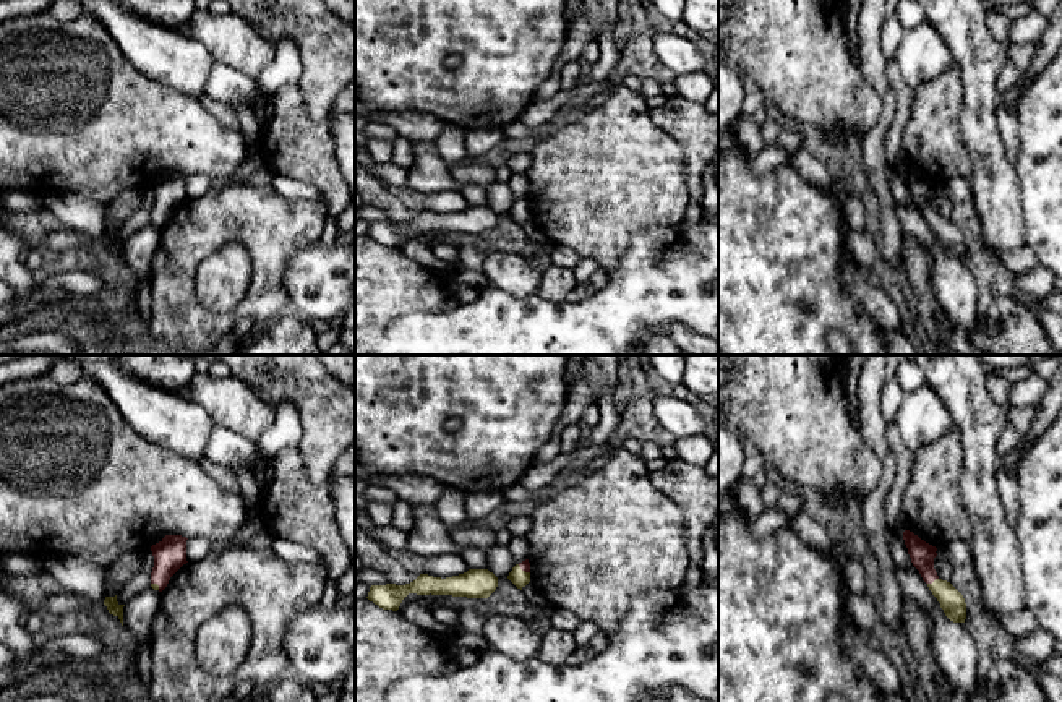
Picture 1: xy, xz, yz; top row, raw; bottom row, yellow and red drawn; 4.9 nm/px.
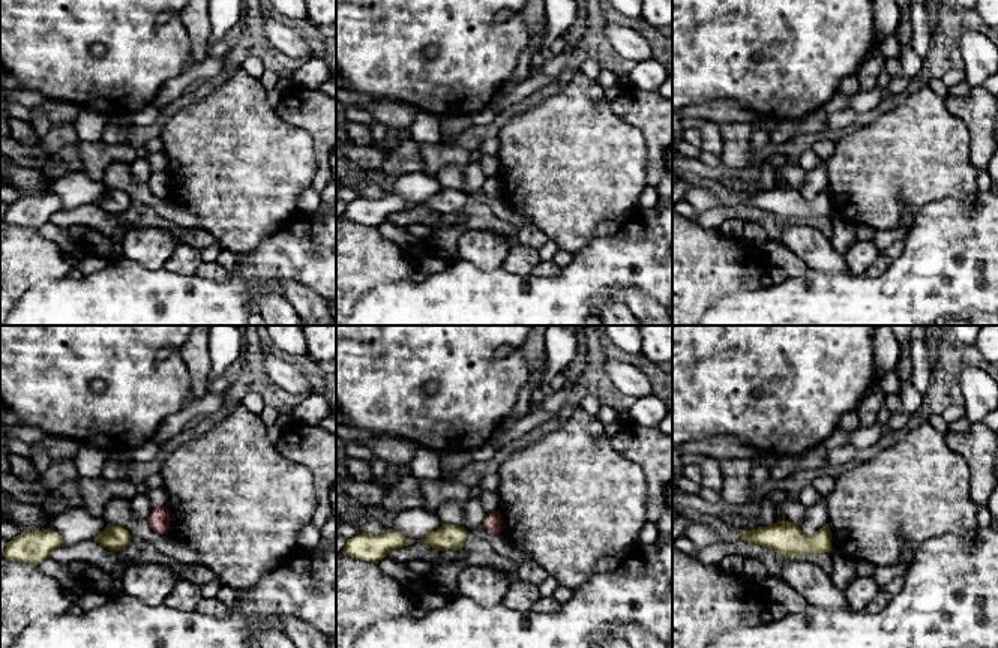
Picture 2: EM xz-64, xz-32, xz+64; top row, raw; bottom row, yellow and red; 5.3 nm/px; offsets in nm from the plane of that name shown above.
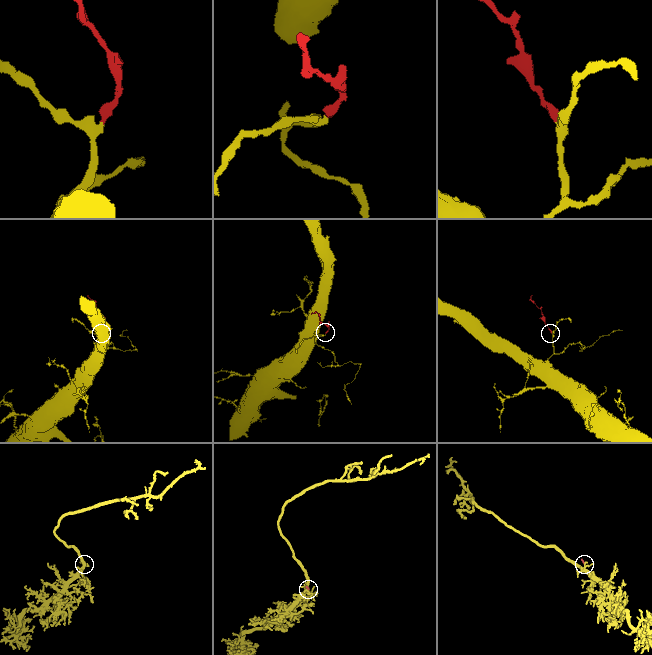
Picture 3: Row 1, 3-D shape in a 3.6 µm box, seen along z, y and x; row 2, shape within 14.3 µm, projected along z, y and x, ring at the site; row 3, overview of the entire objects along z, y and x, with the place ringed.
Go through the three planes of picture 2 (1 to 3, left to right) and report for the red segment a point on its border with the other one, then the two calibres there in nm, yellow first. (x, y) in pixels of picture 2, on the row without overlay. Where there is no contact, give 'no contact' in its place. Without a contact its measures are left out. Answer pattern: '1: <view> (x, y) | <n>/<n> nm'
1: no contact
2: no contact
3: no contact

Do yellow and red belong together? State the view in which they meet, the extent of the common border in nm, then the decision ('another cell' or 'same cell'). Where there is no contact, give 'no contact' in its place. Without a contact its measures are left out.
contact in yz; length 70 nm; same cell

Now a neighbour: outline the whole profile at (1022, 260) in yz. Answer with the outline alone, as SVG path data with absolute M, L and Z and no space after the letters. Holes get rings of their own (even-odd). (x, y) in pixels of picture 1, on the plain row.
M1025 245L1004 253L999 264L1005 266L1013 274L1026 274L1039 266L1033 250Z

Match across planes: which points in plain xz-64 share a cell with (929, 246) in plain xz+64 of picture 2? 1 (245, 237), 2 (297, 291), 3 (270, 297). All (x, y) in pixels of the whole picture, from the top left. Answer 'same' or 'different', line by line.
1: different
2: different
3: different

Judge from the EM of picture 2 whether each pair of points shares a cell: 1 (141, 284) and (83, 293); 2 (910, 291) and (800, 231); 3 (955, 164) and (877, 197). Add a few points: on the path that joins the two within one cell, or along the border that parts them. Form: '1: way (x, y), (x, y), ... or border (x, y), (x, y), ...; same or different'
1: way (126, 293), (98, 293); same
2: border (809, 267), (818, 272), (847, 273); different
3: way (935, 164), (910, 164), (896, 177); same

